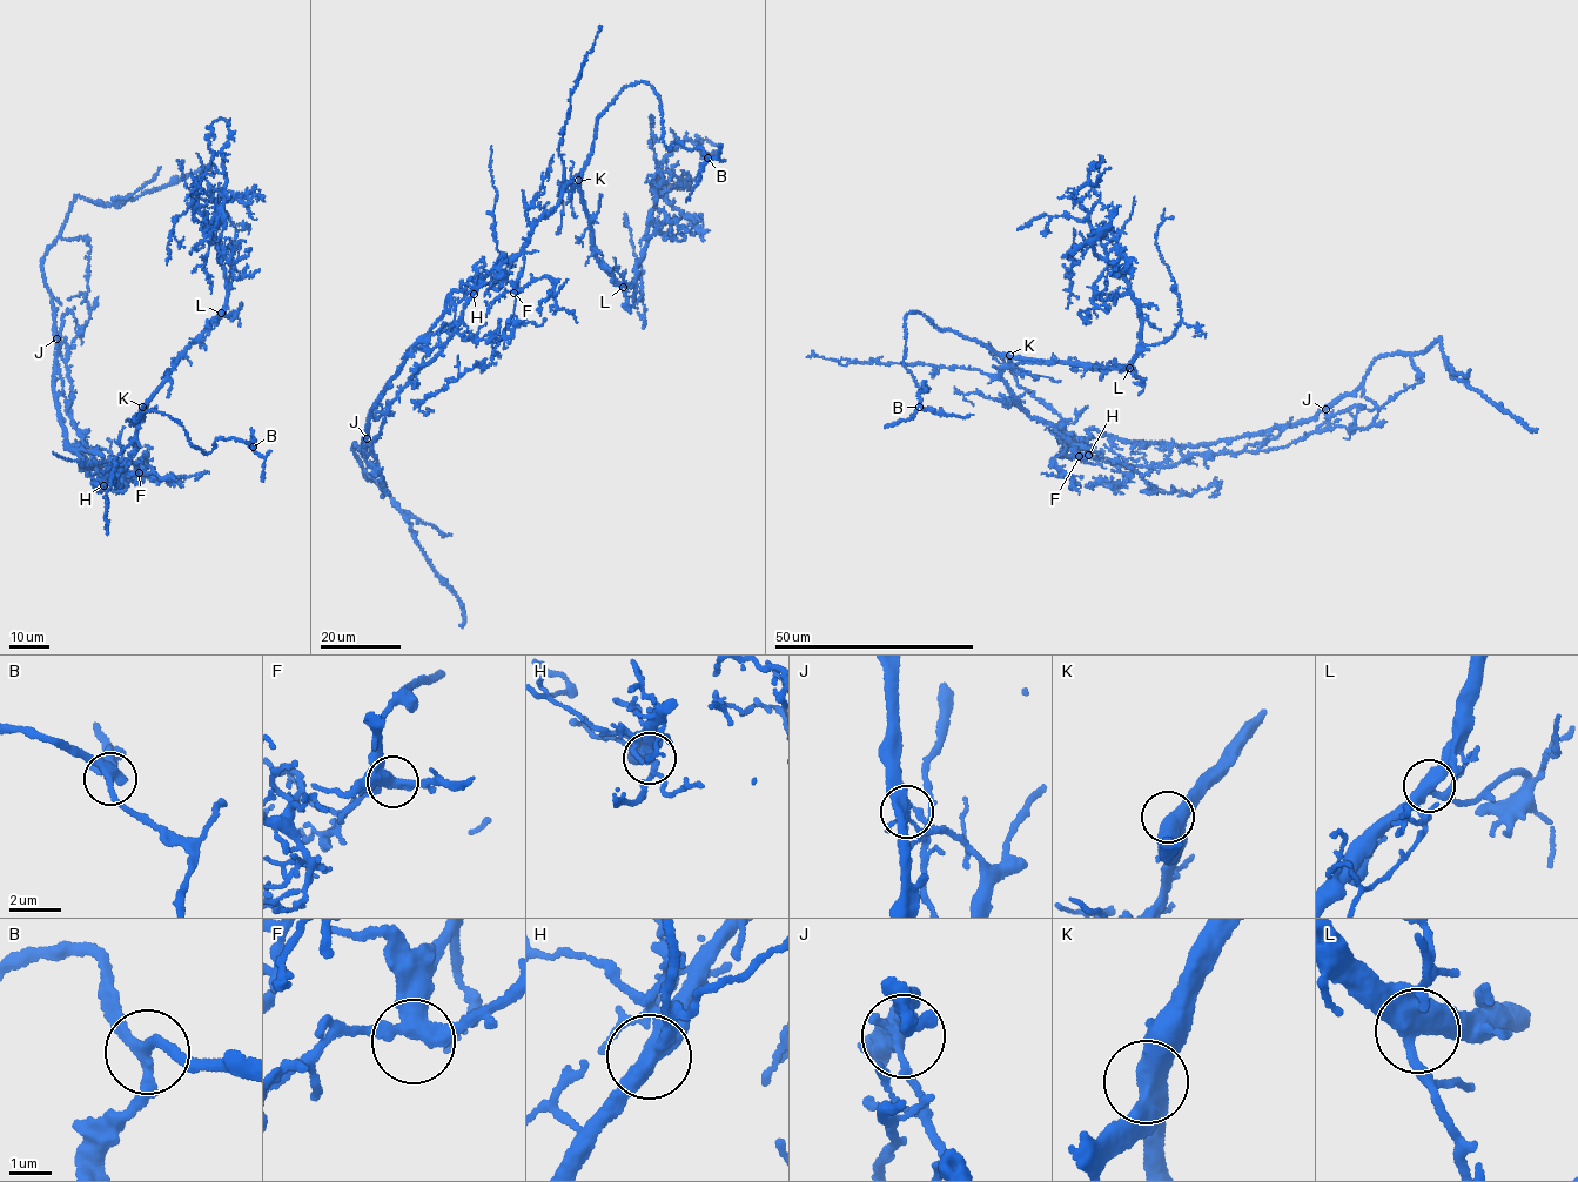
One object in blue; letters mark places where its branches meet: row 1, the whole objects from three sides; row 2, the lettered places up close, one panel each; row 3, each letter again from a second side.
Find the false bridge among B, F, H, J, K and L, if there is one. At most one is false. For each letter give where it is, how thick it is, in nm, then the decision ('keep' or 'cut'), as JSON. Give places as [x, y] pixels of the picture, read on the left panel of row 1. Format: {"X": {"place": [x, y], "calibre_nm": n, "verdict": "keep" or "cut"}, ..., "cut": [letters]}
{"B": {"place": [253, 447], "calibre_nm": 240, "verdict": "keep"}, "F": {"place": [139, 472], "calibre_nm": 360, "verdict": "keep"}, "H": {"place": [103, 485], "calibre_nm": 400, "verdict": "keep"}, "J": {"place": [56, 338], "calibre_nm": 400, "verdict": "cut"}, "K": {"place": [142, 407], "calibre_nm": 460, "verdict": "keep"}, "L": {"place": [221, 313], "calibre_nm": 460, "verdict": "keep"}, "cut": ["J"]}

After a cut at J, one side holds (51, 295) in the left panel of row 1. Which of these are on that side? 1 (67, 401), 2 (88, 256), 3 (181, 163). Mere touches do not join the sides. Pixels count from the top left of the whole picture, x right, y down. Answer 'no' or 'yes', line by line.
1: no
2: no
3: no

